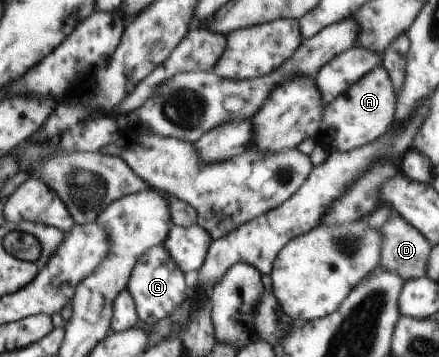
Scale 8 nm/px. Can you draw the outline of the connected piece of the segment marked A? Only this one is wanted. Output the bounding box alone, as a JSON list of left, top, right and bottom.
[315,64,396,153]

